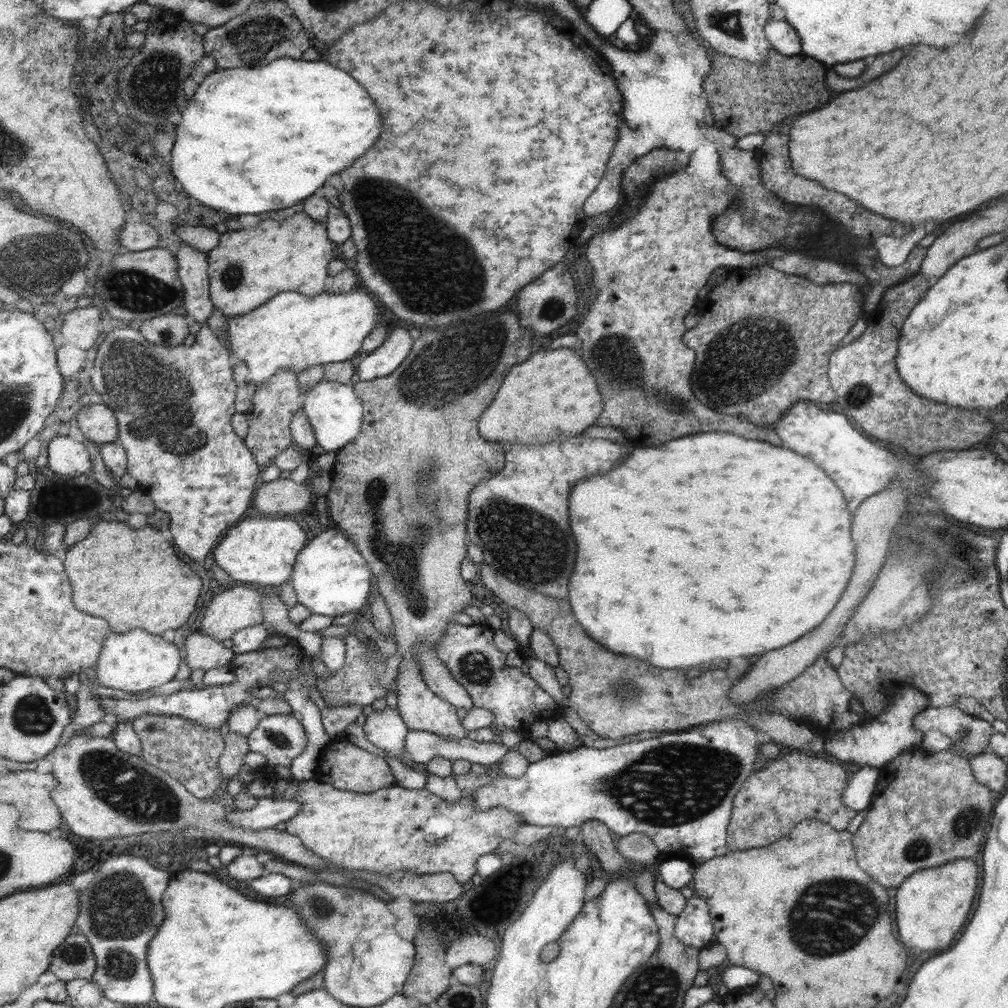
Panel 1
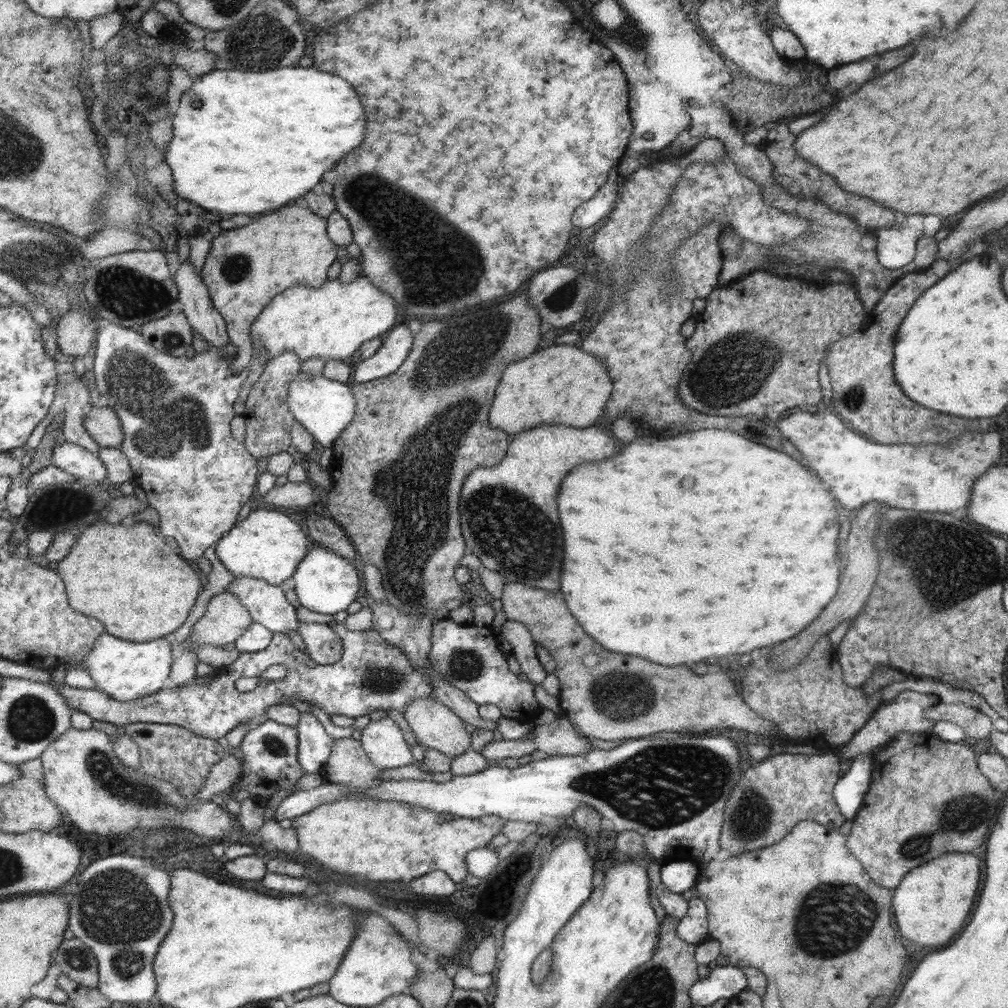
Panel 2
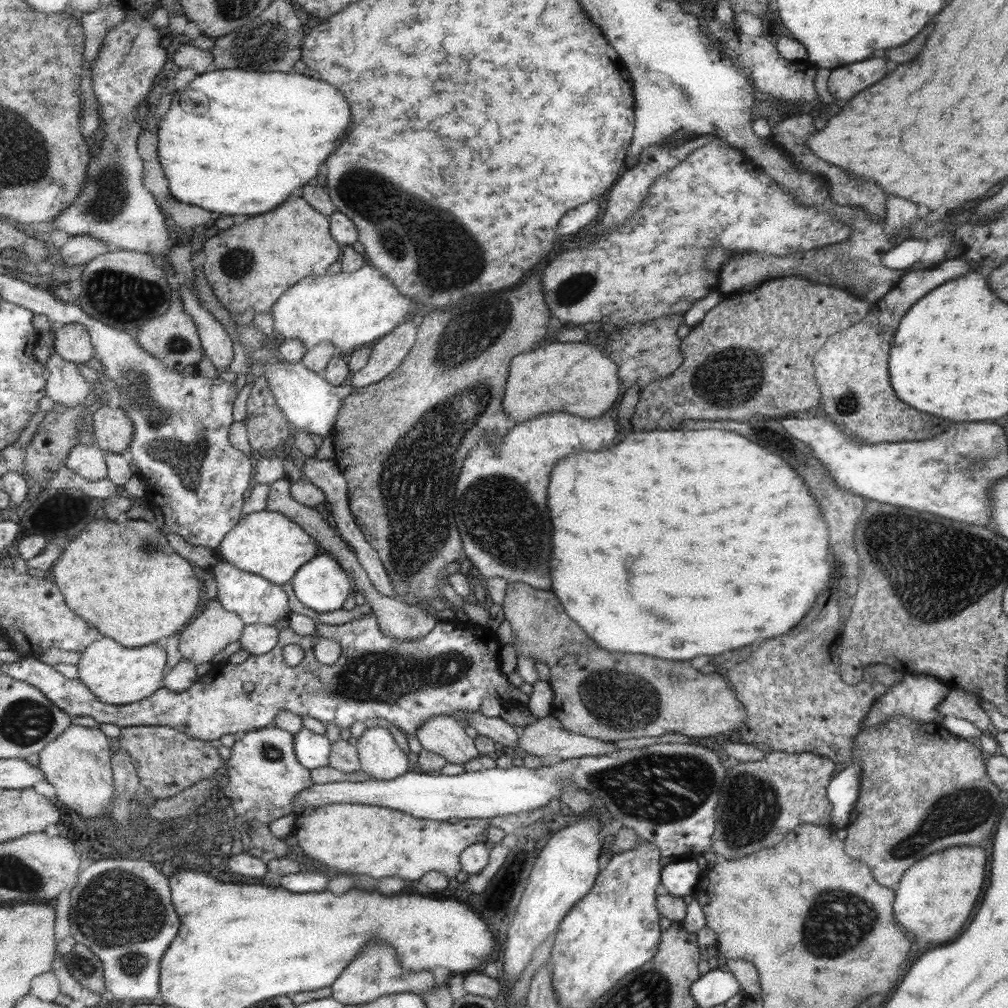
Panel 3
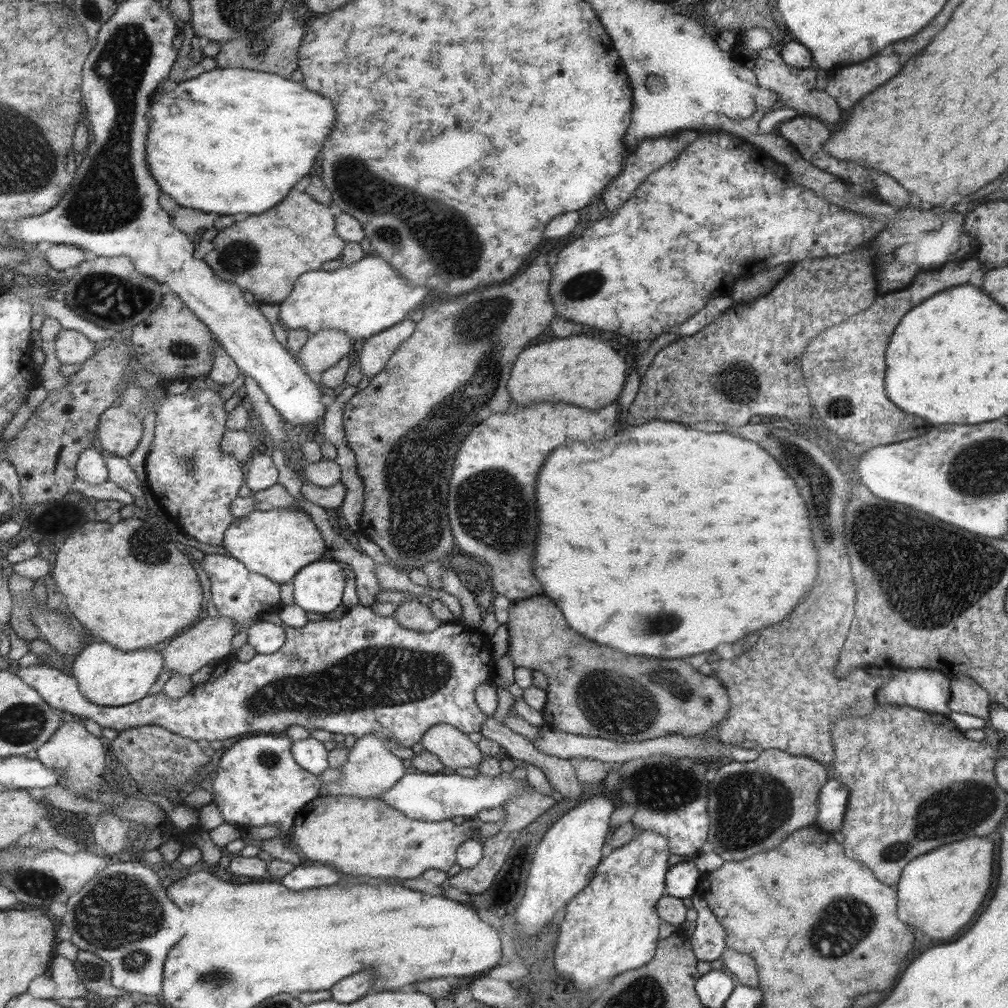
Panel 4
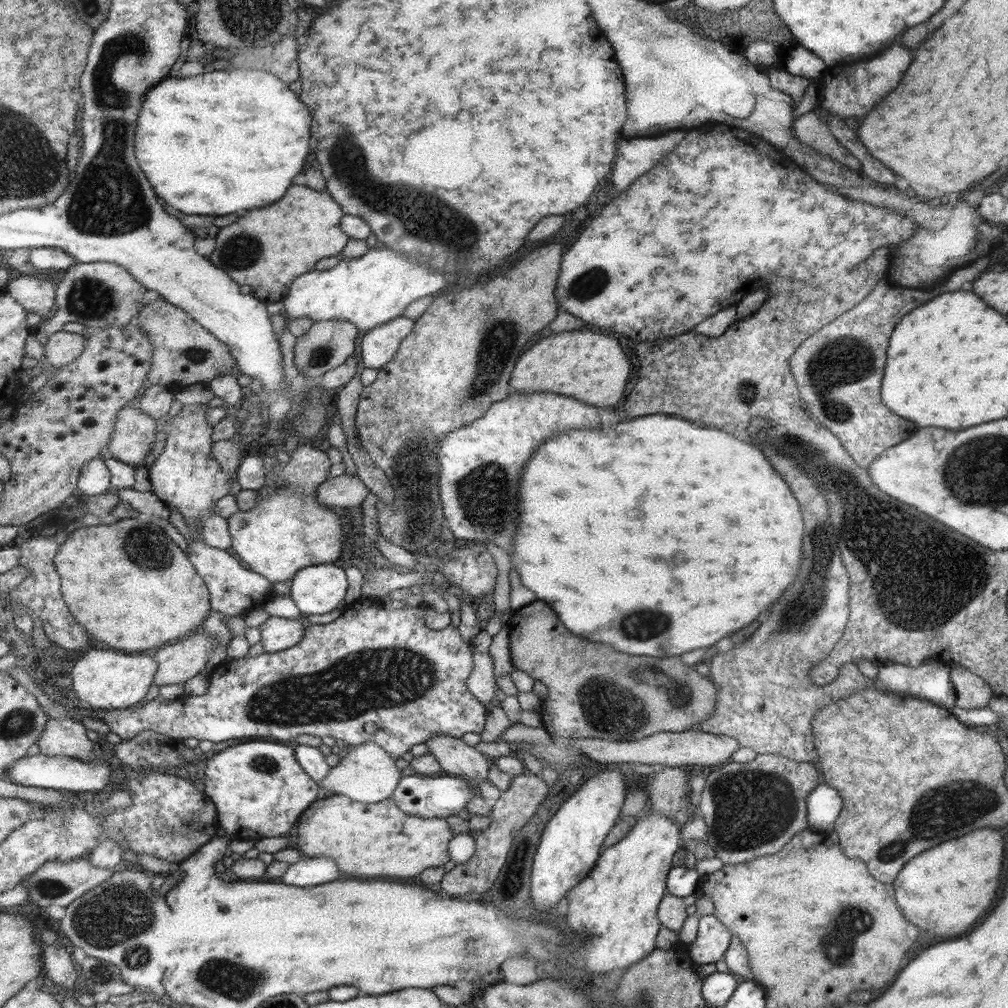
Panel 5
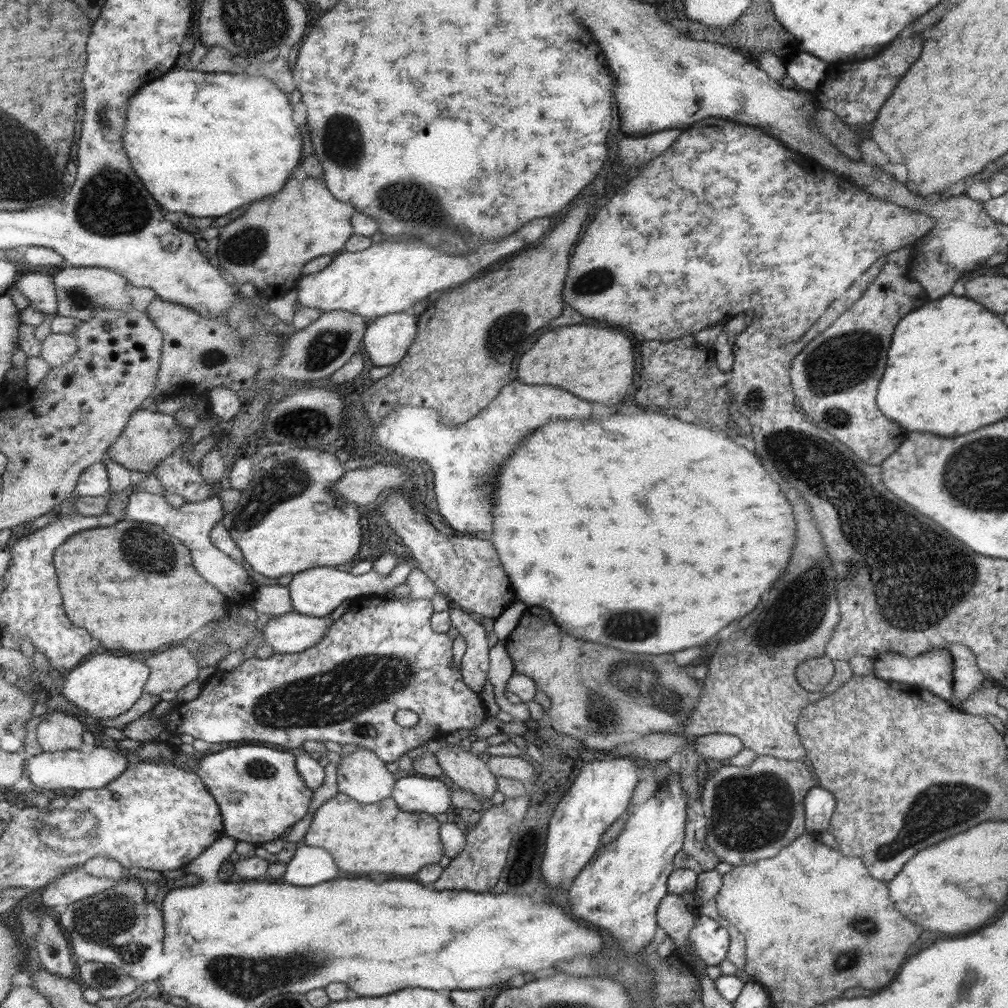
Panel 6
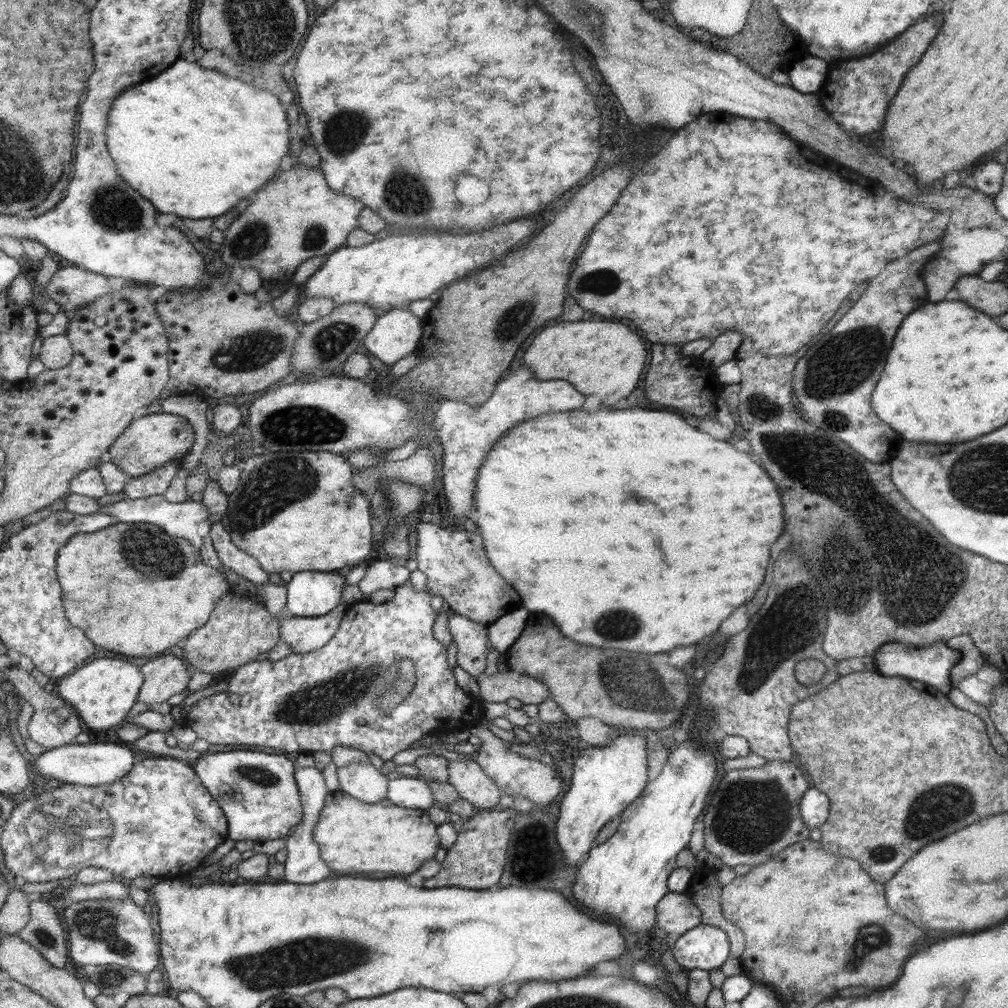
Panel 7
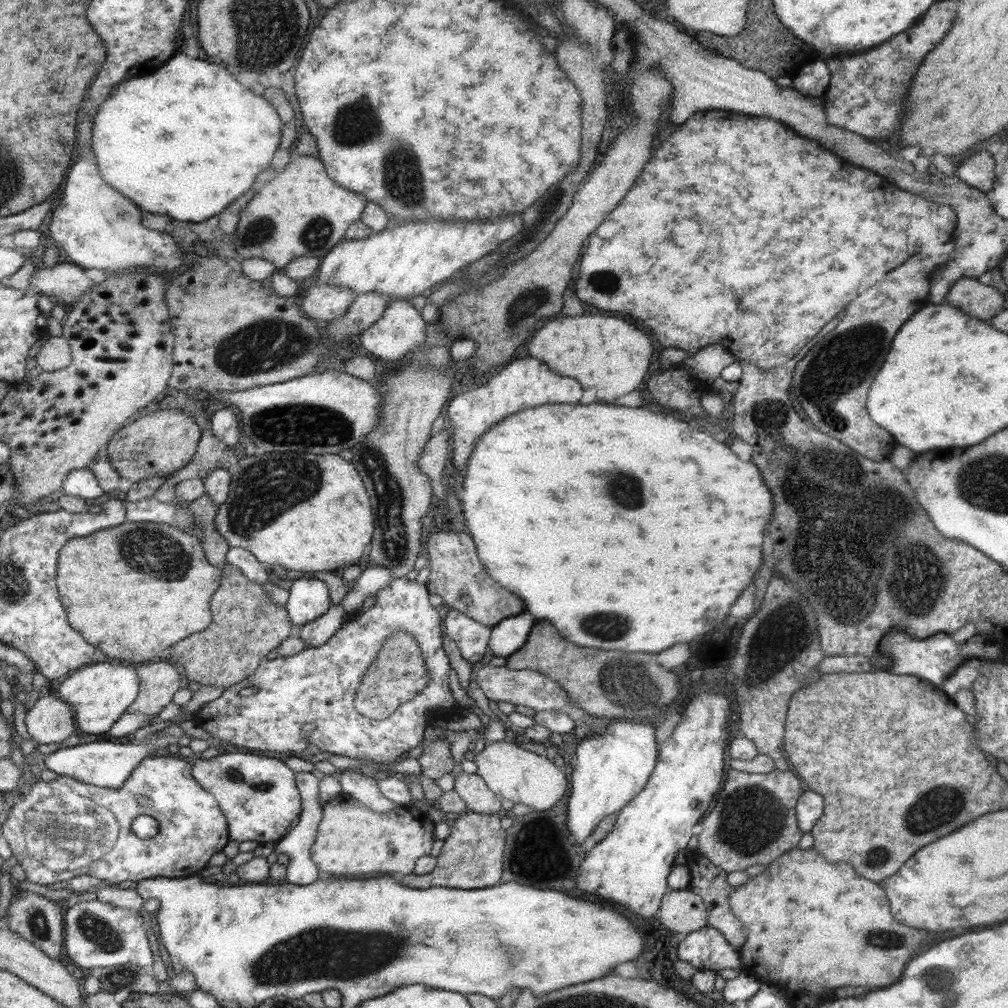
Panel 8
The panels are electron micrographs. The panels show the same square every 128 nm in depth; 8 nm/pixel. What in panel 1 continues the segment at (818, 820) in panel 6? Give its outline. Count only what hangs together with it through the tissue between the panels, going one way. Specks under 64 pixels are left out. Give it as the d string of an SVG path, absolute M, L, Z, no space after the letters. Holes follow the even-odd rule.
M861 766L843 789L842 801L855 812L867 809L878 781L878 769Z

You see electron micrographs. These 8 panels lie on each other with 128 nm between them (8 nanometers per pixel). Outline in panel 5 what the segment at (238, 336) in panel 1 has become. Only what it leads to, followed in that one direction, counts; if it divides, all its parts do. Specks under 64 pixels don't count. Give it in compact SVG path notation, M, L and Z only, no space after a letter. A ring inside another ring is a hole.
M377 245L361 256L342 258L333 269L314 269L301 274L290 285L287 296L282 298L281 313L293 320L306 316L313 323L333 318L343 319L364 333L401 317L411 302L437 292L447 283L445 273L429 271L429 266Z

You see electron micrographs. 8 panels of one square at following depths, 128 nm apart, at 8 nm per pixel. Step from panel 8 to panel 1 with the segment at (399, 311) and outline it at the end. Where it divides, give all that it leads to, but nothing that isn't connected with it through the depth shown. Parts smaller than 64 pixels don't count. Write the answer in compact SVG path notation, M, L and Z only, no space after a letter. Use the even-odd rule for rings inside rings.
M403 328L389 332L387 338L362 358L355 370L360 381L370 381L391 374L408 356L413 341Z

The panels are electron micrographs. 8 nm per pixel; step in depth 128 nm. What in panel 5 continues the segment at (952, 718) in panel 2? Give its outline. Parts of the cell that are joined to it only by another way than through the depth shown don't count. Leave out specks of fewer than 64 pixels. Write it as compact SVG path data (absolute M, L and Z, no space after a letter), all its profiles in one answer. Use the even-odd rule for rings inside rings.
M951 666L951 682L956 691L955 706L963 710L985 708L993 697L992 688L965 666Z

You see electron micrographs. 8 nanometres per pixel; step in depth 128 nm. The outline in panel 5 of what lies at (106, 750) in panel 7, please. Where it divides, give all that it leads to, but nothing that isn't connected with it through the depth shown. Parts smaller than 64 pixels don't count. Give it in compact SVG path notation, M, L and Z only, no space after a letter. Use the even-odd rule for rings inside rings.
M42 753L36 756L21 758L7 774L15 784L53 790L69 790L69 792L77 792L77 794L89 791L95 792L96 790L105 788L109 784L112 775L113 771L109 768L109 764L101 760L85 763L81 759L63 756L49 757Z

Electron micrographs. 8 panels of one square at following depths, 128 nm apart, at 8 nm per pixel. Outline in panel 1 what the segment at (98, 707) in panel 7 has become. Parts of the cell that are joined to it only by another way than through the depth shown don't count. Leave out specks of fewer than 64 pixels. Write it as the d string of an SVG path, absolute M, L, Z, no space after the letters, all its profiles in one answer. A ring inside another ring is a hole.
M129 630L129 634L111 634L105 640L104 650L97 663L98 682L129 694L149 693L149 688L159 687L175 678L180 665L181 656L174 644L145 630Z

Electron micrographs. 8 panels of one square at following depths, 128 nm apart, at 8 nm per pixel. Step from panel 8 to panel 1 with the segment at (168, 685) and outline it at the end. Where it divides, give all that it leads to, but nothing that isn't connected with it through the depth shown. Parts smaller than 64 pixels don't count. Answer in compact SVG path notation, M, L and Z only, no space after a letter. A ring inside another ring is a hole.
M247 584L230 589L215 589L208 597L199 620L201 626L198 632L203 634L203 636L209 636L209 638L213 638L218 643L226 639L231 639L237 630L263 624L264 610L262 609L262 594L259 592L258 587Z

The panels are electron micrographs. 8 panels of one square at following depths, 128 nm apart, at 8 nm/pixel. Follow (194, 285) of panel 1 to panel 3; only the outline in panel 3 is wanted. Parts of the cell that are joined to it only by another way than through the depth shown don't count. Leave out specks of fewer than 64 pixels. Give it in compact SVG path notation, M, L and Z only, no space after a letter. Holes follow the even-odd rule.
M180 281L178 292L183 301L184 310L192 317L197 326L200 346L204 355L211 360L216 371L224 371L231 362L233 342L221 325L201 304L193 292L191 284Z

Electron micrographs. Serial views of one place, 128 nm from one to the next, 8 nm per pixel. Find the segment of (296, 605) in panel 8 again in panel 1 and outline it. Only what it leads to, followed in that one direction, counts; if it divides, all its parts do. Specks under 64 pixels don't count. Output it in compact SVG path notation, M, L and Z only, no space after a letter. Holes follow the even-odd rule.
M330 525L327 530L313 535L309 544L296 554L291 572L291 586L294 588L296 600L309 613L339 617L355 612L365 604L371 592L370 566L355 547L343 532Z

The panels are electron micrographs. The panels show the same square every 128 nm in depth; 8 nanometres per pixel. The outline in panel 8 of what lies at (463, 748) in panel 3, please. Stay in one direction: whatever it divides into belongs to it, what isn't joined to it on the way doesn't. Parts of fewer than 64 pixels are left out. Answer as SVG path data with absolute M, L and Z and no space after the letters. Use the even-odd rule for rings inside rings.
M460 769L453 771L453 788L466 804L468 812L493 814L499 810L499 795L490 791L477 773L468 774Z

